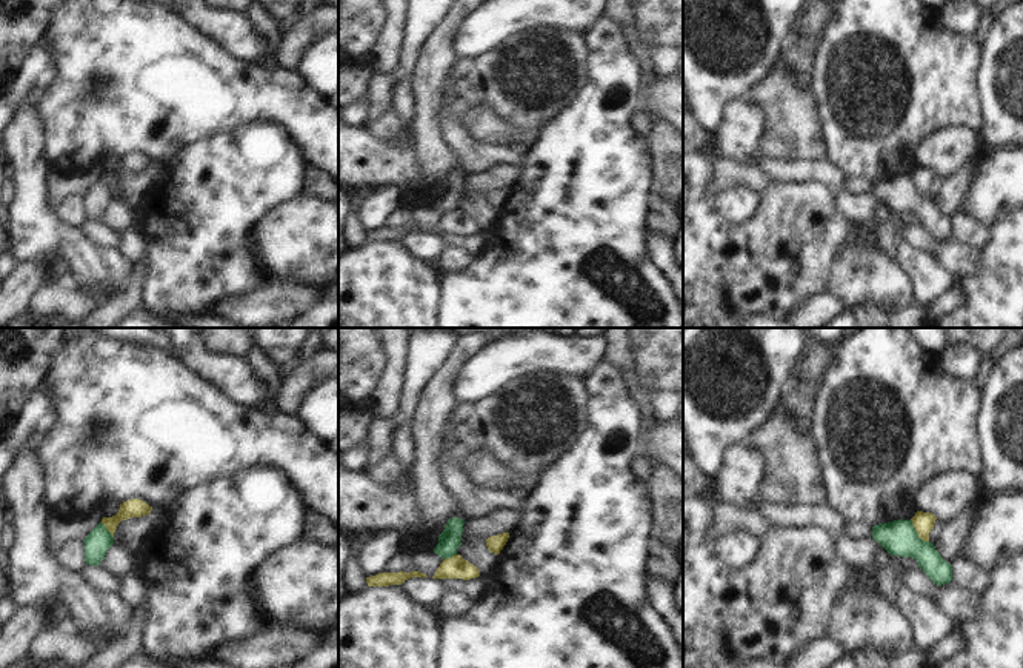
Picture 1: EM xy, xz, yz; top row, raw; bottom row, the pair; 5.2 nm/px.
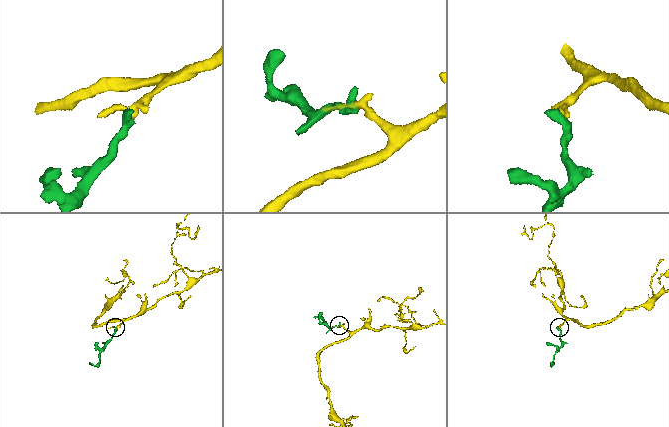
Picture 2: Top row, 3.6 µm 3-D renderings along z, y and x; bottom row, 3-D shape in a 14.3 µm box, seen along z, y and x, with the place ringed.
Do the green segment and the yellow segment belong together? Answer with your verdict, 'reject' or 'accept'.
reject

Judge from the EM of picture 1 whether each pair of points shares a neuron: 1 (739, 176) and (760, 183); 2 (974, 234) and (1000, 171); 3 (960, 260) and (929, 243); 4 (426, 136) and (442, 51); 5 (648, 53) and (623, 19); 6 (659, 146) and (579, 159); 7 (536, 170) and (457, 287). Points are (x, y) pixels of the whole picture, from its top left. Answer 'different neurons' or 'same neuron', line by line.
1: same neuron
2: different neurons
3: same neuron
4: same neuron
5: same neuron
6: different neurons
7: same neuron

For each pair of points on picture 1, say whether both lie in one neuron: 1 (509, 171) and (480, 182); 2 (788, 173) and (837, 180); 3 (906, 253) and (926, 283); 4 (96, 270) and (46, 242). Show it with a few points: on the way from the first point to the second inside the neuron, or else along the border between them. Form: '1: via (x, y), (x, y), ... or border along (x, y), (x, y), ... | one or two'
1: via (502, 176), (488, 180) | one
2: via (800, 171), (825, 171) | one
3: via (914, 260), (926, 276) | one
4: via (83, 257), (59, 242) | one

